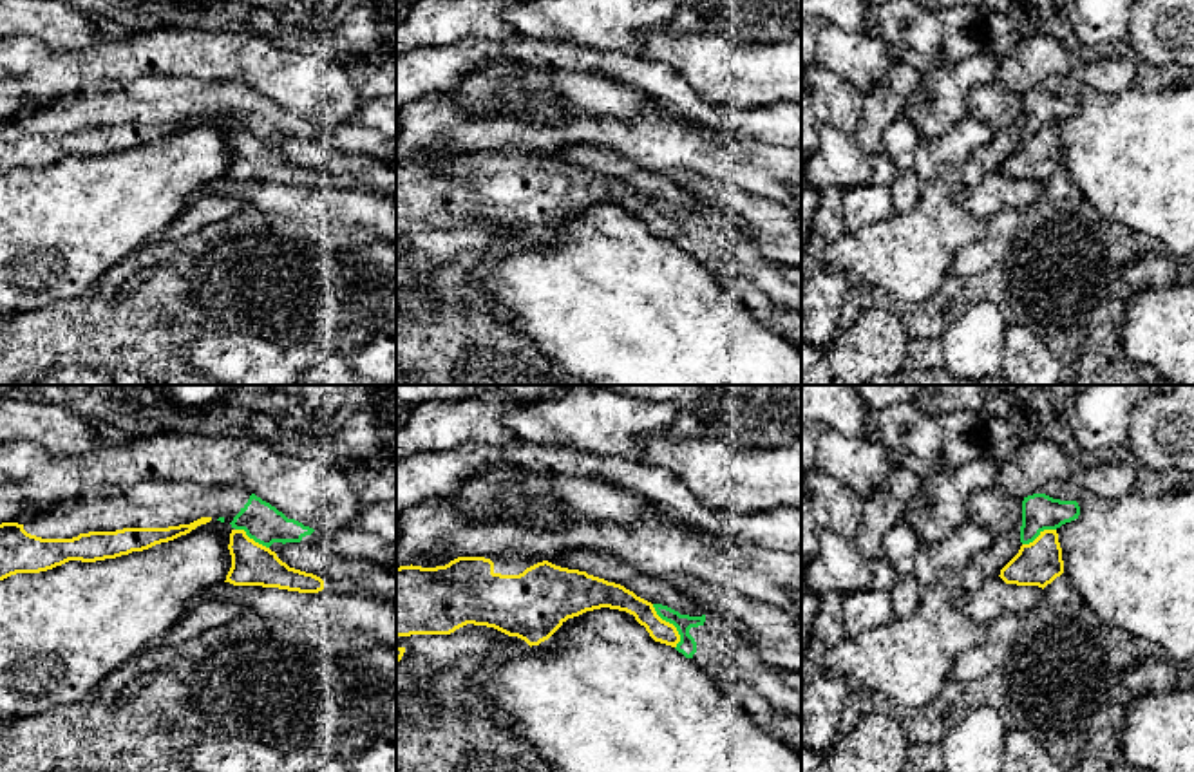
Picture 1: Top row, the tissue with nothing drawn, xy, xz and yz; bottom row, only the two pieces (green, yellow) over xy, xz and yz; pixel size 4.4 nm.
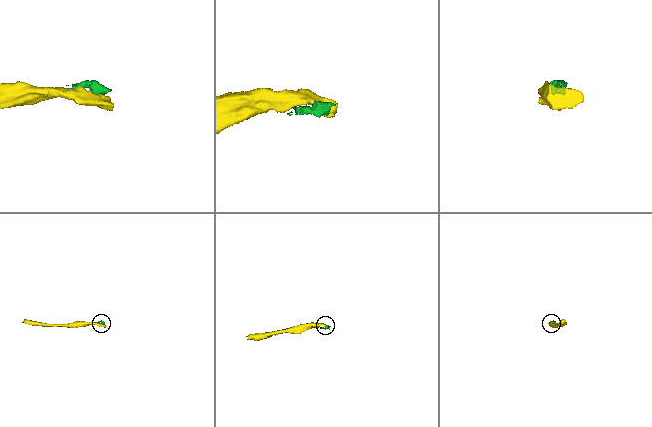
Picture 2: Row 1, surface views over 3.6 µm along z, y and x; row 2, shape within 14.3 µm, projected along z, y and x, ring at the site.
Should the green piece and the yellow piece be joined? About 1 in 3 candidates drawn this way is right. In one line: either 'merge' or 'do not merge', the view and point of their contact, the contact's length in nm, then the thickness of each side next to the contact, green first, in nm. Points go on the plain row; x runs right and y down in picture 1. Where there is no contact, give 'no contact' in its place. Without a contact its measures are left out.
do not merge; contact xz (672, 217); length 220 nm; calibres 80 and 100 nm

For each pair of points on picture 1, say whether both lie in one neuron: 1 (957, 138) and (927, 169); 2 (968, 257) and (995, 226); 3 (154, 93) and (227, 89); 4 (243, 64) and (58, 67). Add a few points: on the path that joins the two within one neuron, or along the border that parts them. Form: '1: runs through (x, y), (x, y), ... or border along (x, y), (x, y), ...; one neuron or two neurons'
1: runs through (950, 145), (934, 161); one neuron
2: runs through (977, 254), (995, 235); one neuron
3: runs through (172, 93), (208, 93); one neuron
4: runs through (198, 56), (131, 56), (104, 62); one neuron

